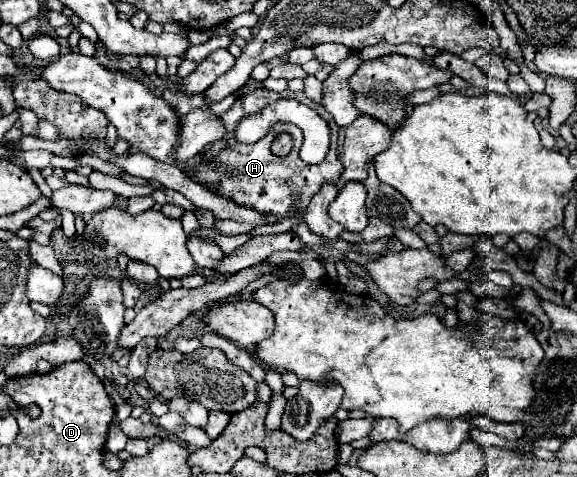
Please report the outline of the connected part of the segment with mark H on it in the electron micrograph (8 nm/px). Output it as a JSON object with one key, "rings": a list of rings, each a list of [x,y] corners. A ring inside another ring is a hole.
{"rings":[[[256,90],[252,94],[246,94],[246,96],[240,96],[234,106],[222,114],[222,122],[226,124],[226,138],[228,138],[228,150],[221,150],[212,160],[205,164],[200,164],[192,172],[192,177],[195,181],[199,182],[205,188],[213,190],[222,198],[228,198],[240,206],[246,206],[246,208],[256,208],[258,212],[272,212],[272,214],[288,214],[290,210],[296,210],[298,214],[304,212],[304,206],[308,206],[308,198],[312,198],[312,194],[316,194],[316,190],[320,190],[320,182],[336,182],[338,176],[340,176],[340,164],[338,164],[338,158],[336,158],[336,140],[338,140],[338,124],[334,122],[332,114],[312,102],[304,92],[282,92],[282,94],[276,94],[276,92],[270,92],[270,90]],[[280,98],[294,98],[298,102],[304,102],[306,106],[310,106],[312,110],[316,110],[324,120],[328,120],[330,124],[330,130],[332,130],[332,140],[330,140],[330,150],[324,158],[324,162],[320,164],[304,164],[302,158],[298,156],[300,152],[300,146],[302,146],[302,130],[294,124],[286,124],[286,122],[276,122],[266,136],[262,136],[258,142],[254,144],[244,144],[244,142],[238,142],[236,136],[234,136],[234,130],[238,126],[240,120],[252,116],[252,114],[258,114],[262,108],[266,108],[268,104],[280,100]],[[278,132],[288,132],[294,140],[294,148],[288,156],[284,158],[278,158],[270,152],[270,144],[274,140],[274,136]]]}

